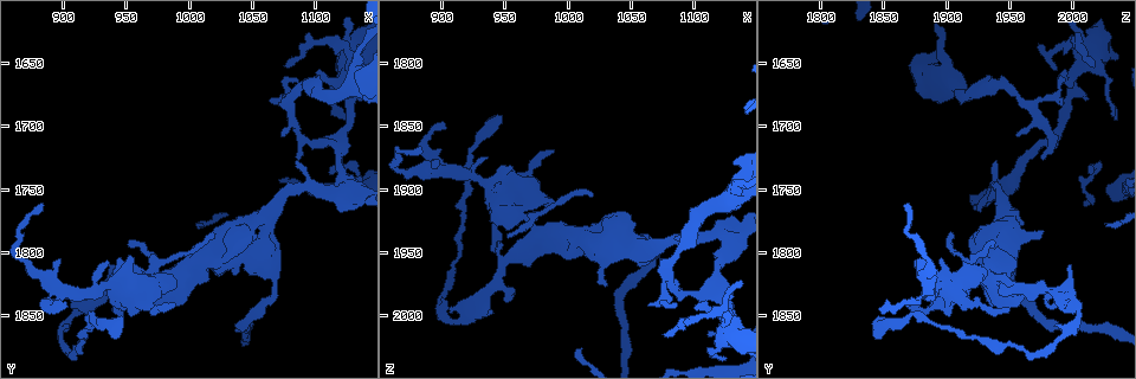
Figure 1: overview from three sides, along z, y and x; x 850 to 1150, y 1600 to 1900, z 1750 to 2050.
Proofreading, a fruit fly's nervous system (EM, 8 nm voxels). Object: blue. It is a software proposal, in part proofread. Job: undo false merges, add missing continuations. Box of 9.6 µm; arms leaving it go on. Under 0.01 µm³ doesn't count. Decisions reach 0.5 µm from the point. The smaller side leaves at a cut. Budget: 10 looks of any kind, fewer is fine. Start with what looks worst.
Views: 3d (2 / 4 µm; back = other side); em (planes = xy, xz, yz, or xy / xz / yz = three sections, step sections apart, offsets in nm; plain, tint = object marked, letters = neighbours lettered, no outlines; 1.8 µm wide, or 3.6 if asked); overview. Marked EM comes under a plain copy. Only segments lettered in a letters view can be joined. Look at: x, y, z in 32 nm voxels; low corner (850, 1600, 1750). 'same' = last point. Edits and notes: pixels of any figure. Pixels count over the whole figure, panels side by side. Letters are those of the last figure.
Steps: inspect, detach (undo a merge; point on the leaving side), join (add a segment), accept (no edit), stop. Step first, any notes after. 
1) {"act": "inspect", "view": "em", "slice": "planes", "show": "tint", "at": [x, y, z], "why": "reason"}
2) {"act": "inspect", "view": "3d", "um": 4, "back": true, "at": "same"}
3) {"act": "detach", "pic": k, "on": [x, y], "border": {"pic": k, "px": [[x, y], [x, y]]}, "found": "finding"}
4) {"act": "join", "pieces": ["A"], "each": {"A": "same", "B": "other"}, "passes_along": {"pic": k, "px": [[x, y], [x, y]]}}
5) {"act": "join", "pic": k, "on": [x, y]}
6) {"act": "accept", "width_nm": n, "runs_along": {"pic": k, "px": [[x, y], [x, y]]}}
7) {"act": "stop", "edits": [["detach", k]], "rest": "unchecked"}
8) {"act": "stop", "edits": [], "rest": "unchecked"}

{"act": "inspect", "view": "3d", "um": 4, "at": [940, 1826, 1898], "why": "thin neck"}

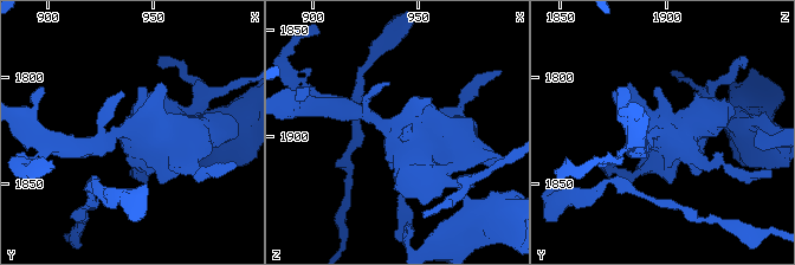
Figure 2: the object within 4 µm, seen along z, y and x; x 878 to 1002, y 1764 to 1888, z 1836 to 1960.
{"act": "inspect", "view": "em", "um": 3.6, "slice": "planes", "show": "tint", "at": [941, 1825, 1898]}

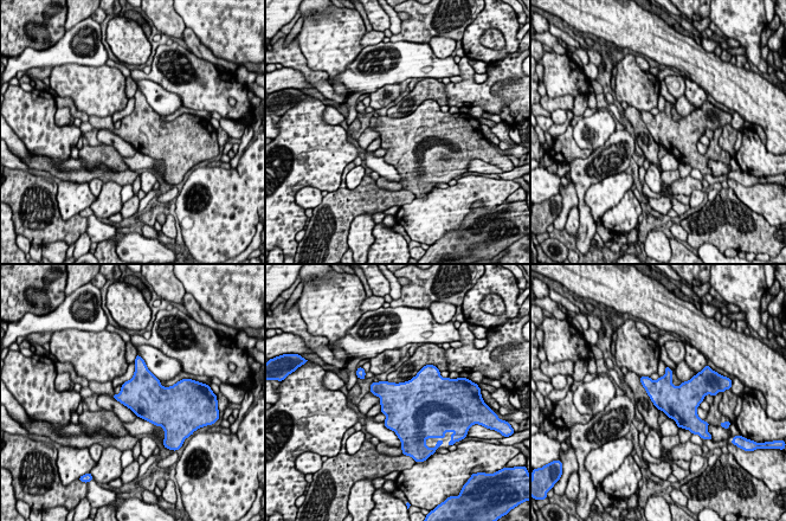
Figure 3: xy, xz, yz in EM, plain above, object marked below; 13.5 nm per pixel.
{"act": "inspect", "view": "em", "um": 3.6, "slice": "planes", "show": "letters", "at": "same", "why": "see the neighbours"}

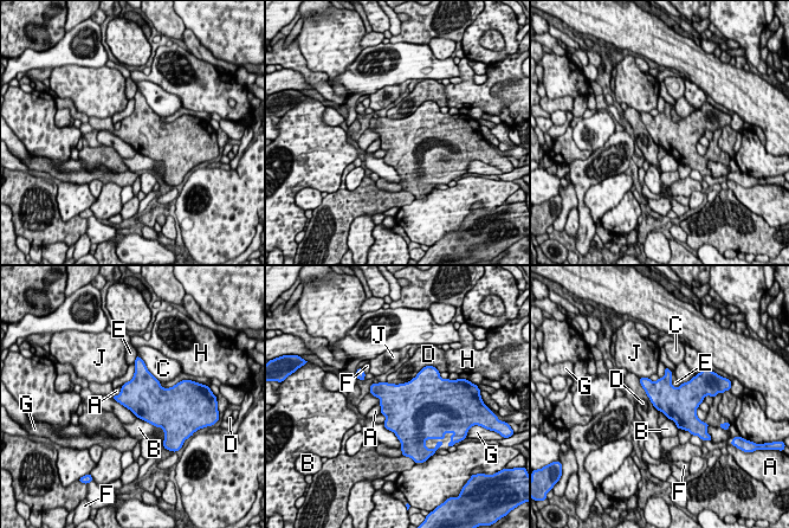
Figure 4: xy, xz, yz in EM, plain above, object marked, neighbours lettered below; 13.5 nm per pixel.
{"act": "accept", "each": {"A": "other", "B": "other", "C": "other", "D": "other", "E": "other", "F": "other", "G": "other", "H": "other", "J": "other"}, "border": {"pic": 4, "px": [[424, 366], [407, 381], [387, 382]]}, "found": "all the same cell"}

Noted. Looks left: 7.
{"act": "inspect", "view": "em", "slice": "xy", "step": 4, "show": "letters", "at": [1128, 1752, 1942], "why": "calibre changes"}

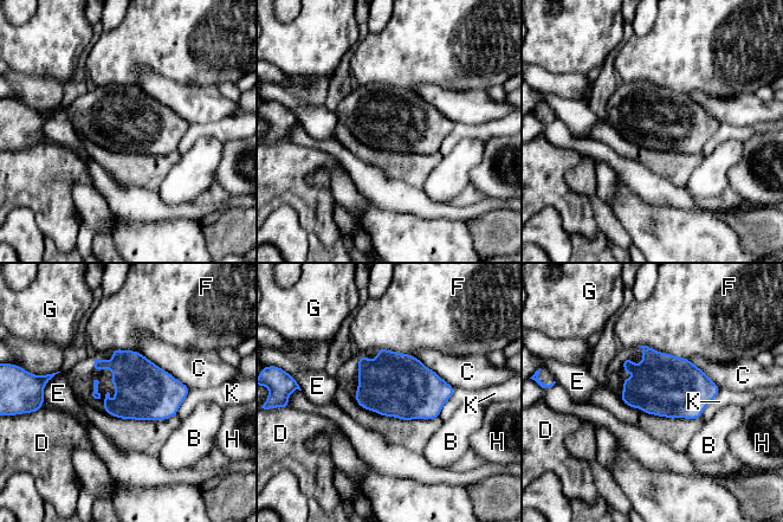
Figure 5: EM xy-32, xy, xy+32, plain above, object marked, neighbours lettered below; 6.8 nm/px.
{"act": "inspect", "view": "em", "slice": "planes", "show": "letters", "at": "same"}

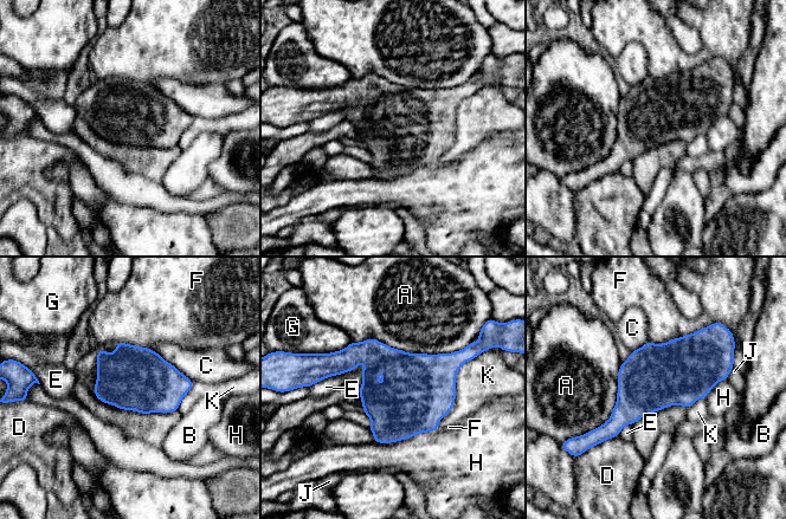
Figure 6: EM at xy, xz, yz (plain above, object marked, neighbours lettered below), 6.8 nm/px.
{"act": "accept", "each": {"A": "other", "B": "other", "C": "other", "D": "other", "E": "other", "F": "other", "G": "other", "H": "other", "J": "other", "K": "other"}, "border": {"pic": 6, "px": [[342, 372], [322, 378], [311, 385]]}, "found": "one cell here"}

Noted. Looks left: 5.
{"act": "inspect", "view": "3d", "um": 4, "at": [954, 1842, 1988], "why": "an open end"}

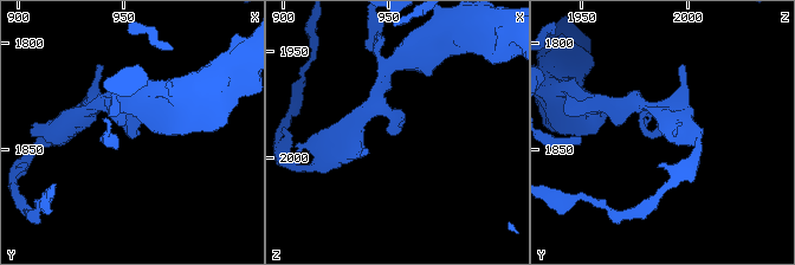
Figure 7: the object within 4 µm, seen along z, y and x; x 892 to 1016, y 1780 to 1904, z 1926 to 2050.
{"act": "inspect", "view": "em", "slice": "planes", "show": "letters", "at": [952, 1844, 1988], "why": "now the EM"}

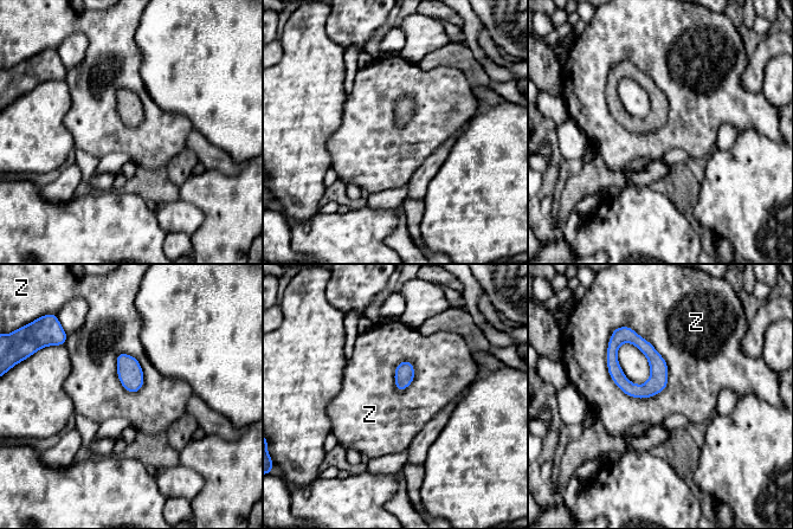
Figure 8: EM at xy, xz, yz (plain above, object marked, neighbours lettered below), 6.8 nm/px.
{"act": "accept", "each": {"Z": "other"}, "border": {"pic": 8, "px": [[619, 326], [665, 361], [661, 393]]}, "found": "none of them fits"}

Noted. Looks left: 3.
{"act": "inspect", "view": "em", "slice": "planes", "show": "letters", "at": [950, 1856, 1840], "why": "end of a long branch"}

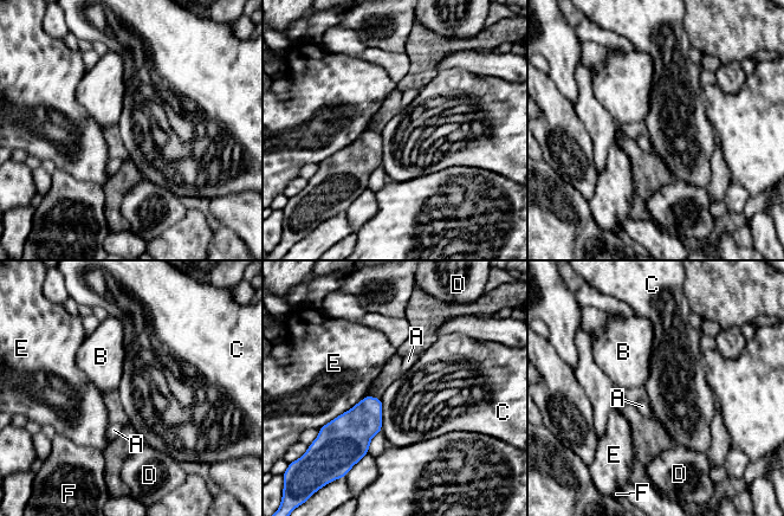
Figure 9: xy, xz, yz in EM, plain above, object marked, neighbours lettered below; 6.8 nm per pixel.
{"act": "accept", "width_nm": 100, "each": {"A": "other", "B": "other", "C": "other", "D": "other", "E": "other", "F": "other"}, "border": {"pic": 9, "px": [[381, 399], [382, 431]]}, "found": "none of them fits"}

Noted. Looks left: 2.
{"act": "stop", "edits": [], "rest": "unchecked"}

